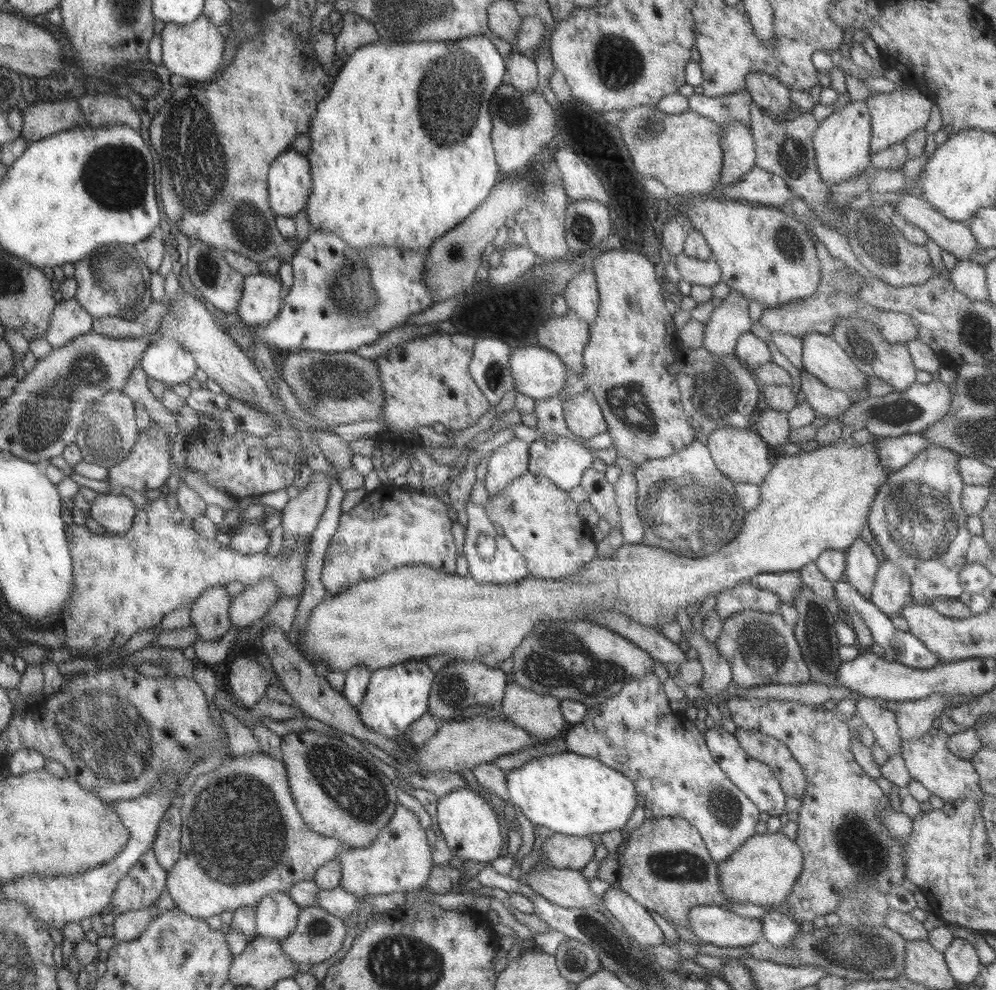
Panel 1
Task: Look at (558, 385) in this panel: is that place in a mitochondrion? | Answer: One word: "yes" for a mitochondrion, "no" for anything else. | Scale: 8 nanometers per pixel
no

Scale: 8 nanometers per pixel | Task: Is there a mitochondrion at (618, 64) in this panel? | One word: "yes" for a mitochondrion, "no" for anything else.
yes

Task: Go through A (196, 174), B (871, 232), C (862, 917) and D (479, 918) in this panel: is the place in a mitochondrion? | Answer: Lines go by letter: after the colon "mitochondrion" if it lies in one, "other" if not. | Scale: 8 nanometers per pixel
A: mitochondrion
B: mitochondrion
C: mitochondrion
D: other

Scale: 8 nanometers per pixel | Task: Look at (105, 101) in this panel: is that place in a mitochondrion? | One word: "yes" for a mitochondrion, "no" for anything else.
no

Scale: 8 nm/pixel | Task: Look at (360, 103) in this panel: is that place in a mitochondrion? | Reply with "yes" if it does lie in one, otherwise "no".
no

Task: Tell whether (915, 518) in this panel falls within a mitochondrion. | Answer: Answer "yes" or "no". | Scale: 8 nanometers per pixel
yes

